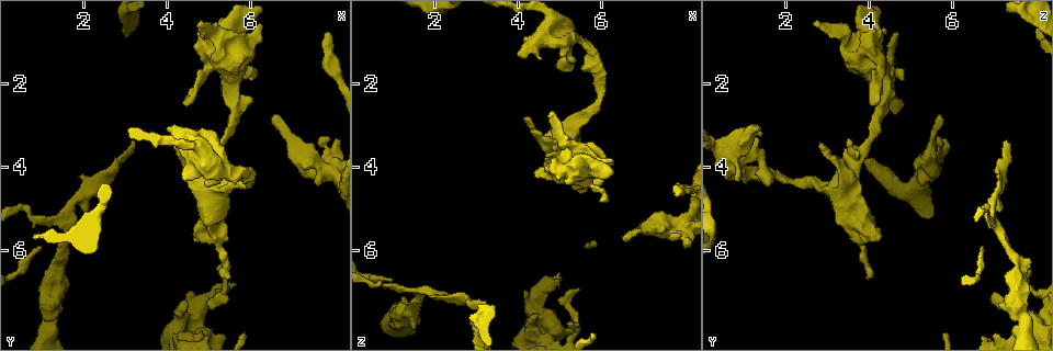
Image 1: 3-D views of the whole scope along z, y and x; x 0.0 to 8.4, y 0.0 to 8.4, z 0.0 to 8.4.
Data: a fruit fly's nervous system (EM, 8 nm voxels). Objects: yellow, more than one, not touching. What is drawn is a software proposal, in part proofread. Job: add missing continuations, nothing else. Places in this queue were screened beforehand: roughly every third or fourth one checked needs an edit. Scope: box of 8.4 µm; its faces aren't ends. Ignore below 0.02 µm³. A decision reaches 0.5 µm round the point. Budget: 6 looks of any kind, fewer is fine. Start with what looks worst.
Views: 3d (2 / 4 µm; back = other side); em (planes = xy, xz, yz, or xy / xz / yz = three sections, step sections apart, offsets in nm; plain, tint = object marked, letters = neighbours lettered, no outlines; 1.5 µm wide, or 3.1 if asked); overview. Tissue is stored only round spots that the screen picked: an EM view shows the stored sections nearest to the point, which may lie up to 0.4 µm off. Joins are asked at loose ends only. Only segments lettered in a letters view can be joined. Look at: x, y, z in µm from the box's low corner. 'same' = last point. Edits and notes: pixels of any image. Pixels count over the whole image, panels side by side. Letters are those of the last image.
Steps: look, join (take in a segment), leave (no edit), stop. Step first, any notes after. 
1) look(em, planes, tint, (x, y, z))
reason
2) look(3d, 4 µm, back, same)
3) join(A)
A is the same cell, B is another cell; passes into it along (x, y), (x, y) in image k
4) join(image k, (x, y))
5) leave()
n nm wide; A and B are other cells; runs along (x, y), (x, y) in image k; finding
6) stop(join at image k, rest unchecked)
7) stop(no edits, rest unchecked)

look(3d, 2 µm, back, (3.20, 3.40, 7.20))
tapers out

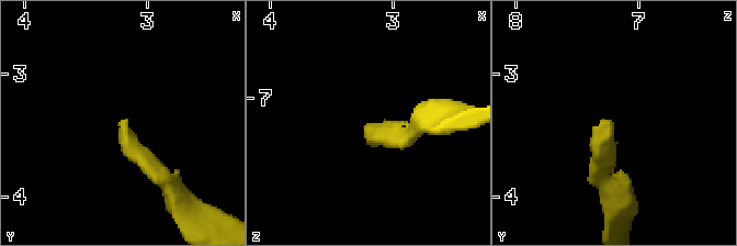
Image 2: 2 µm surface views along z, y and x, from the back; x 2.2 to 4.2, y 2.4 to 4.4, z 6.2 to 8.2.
look(em, planes, letters, (3.18, 3.38, 7.20))
need the tissue

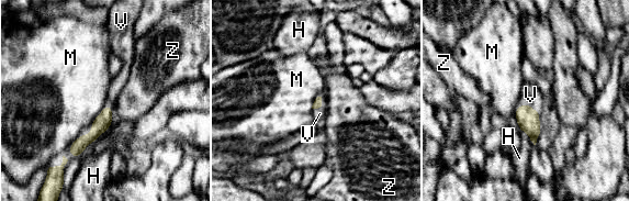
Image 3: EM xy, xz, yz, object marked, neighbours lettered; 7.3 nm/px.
join(V)
M touches over 170 nm; V is the same cell, H, M and Z are other cells; the neuron continues

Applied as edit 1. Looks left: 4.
look(3d, 4 µm, (5.40, 6.70, 3.95))
branch stops here

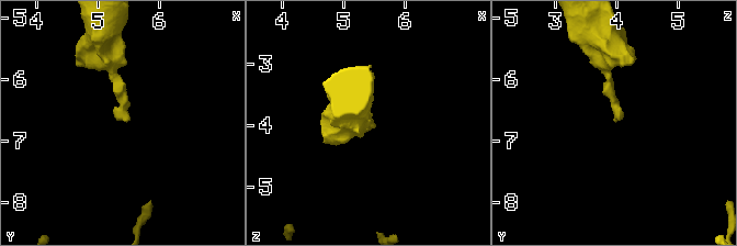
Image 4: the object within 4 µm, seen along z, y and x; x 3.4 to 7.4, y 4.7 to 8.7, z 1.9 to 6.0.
look(em, planes, letters, (5.45, 6.70, 4.00))
shape alone is not enough

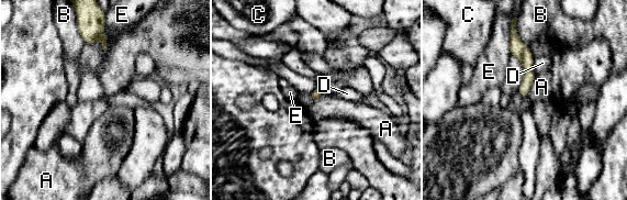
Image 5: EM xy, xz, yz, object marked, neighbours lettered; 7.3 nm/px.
leave()
A, B, C, D and E are other cells; runs along (513, 34), (527, 60), (524, 93) in image 5; no lettered segment goes on from it

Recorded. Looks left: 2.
look(em, xz, step 8, letters, (6.05, 2.00, 4.85))
an open end

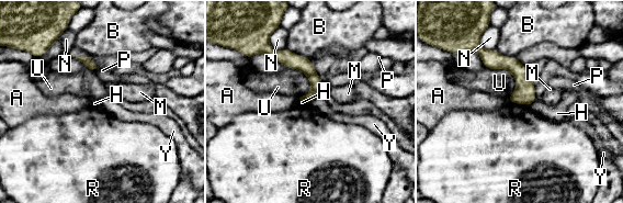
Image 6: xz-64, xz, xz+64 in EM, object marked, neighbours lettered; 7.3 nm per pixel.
leave()
A, B, H, M, N, P, R, U and Y are other cells; border along (508, 101), (529, 106) in image 6; none of them fits

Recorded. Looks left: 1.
stop(join at image 3, rest unchecked)

